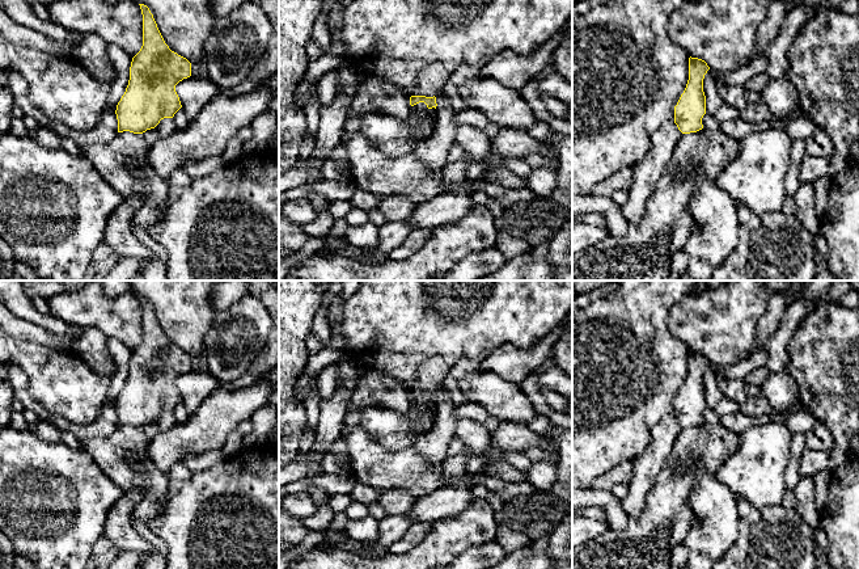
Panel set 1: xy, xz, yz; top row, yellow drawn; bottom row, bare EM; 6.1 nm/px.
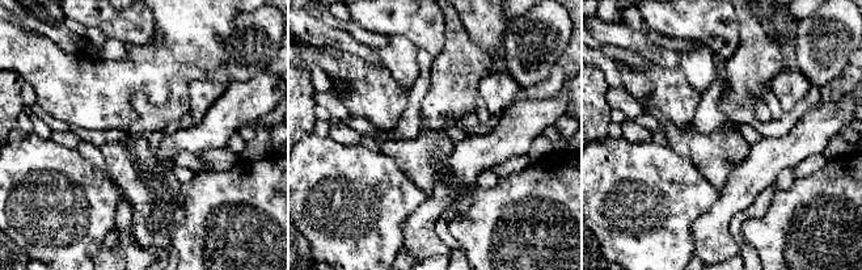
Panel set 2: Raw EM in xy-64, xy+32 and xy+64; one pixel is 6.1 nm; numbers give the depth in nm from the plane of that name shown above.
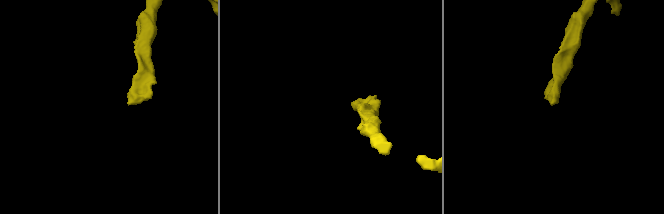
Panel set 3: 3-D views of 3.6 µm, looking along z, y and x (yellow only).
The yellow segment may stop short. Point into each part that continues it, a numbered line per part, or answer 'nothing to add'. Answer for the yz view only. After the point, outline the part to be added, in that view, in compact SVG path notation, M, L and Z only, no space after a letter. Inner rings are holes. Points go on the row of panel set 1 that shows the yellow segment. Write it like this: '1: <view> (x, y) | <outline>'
1: yz (647, 172) | M667 122L651 135L651 147L646 156L632 167L632 184L627 189L629 199L621 207L629 223L638 223L646 211L646 203L656 190L663 172L672 161L682 138L674 122Z

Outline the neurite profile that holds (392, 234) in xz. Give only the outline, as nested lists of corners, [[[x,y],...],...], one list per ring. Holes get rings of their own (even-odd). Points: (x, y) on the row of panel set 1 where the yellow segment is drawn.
[[[407,220],[386,222],[378,227],[380,236],[377,245],[371,249],[351,246],[348,249],[333,249],[325,246],[323,249],[334,256],[348,257],[359,262],[368,262],[375,254],[390,256],[390,253],[398,248],[403,240],[412,231],[411,223]]]

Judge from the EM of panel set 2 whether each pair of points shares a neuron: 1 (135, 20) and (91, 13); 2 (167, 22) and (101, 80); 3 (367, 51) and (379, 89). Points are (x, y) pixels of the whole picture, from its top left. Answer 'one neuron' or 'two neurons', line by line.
1: one neuron
2: one neuron
3: two neurons

